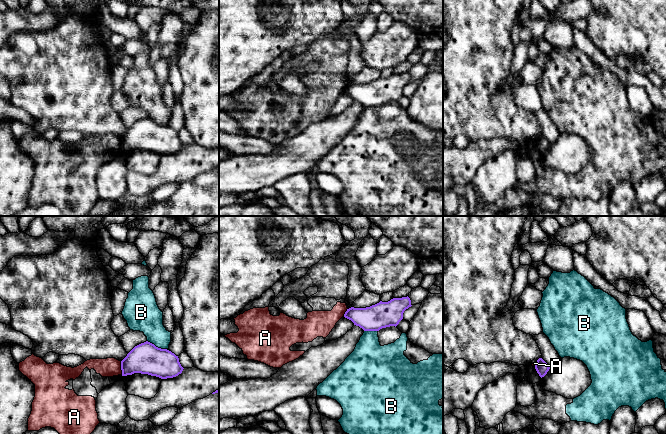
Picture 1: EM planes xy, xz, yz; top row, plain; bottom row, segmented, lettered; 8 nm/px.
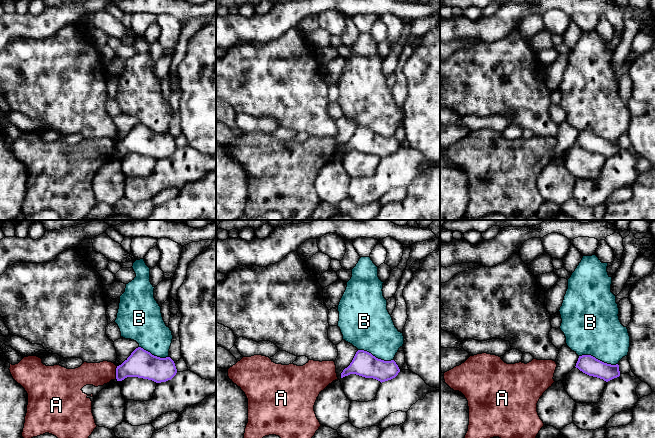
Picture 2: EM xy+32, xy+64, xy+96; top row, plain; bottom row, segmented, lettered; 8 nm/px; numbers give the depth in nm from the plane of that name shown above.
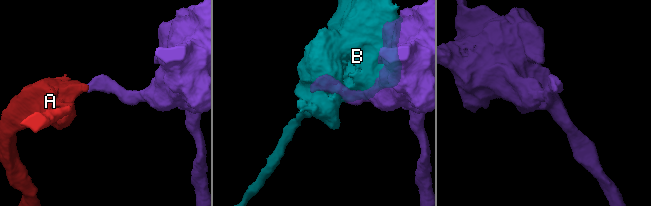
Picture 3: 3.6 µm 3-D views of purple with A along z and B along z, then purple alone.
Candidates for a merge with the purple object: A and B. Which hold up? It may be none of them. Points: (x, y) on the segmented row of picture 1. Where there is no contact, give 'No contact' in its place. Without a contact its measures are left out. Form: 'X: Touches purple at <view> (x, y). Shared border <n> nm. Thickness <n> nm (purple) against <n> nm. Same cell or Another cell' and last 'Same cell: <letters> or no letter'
A: Touches purple at xy (121, 368). Shared border 110 nm. Thickness 260 nm (purple) against 150 nm. Another cell
B: Touches purple at xy (157, 347). Shared border 190 nm. Thickness 260 nm (purple) against 240 nm. Another cell
Same cell: no letter

